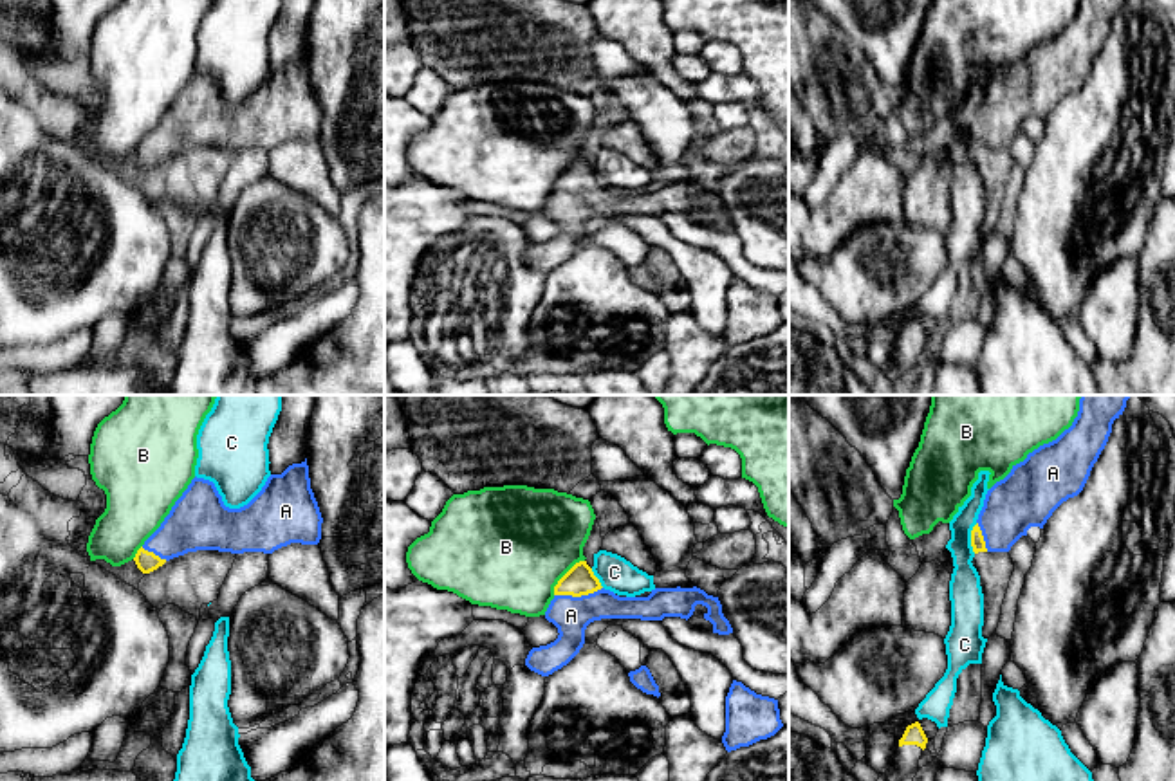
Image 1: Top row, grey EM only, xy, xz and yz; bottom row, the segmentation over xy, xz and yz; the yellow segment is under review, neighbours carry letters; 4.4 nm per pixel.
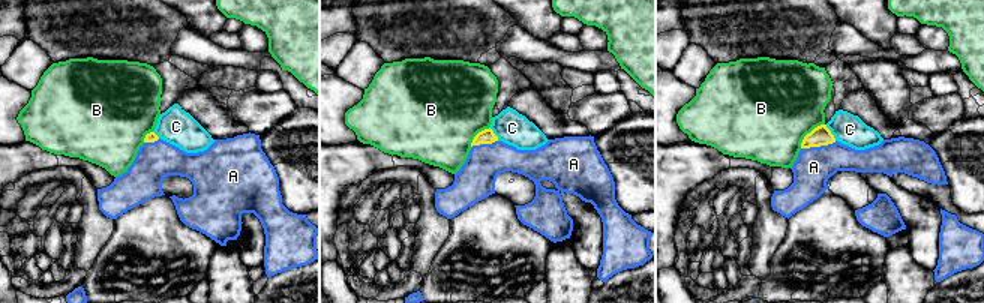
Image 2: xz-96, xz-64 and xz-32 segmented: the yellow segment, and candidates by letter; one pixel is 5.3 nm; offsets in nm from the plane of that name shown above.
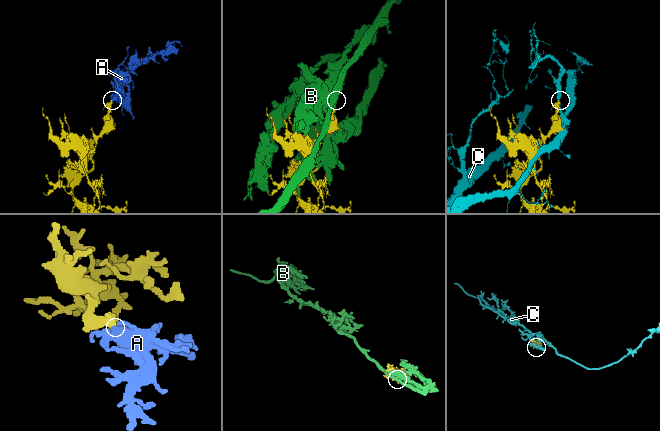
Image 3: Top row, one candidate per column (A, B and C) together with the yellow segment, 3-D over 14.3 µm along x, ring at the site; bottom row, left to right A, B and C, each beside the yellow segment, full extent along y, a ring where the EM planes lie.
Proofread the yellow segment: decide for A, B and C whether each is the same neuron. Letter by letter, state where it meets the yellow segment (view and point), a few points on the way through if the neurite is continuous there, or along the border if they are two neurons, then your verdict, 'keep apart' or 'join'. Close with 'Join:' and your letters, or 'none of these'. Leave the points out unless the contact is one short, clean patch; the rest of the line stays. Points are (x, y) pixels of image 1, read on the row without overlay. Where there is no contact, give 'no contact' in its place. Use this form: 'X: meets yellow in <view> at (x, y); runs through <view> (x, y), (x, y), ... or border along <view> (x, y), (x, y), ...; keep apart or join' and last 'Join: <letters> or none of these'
A: meets yellow in xz at (578, 192); runs through xz (580, 175), (578, 192), (571, 211); join
B: meets yellow in xz at (564, 172); keep apart
C: meets yellow in yz at (971, 134); keep apart
Join: A

